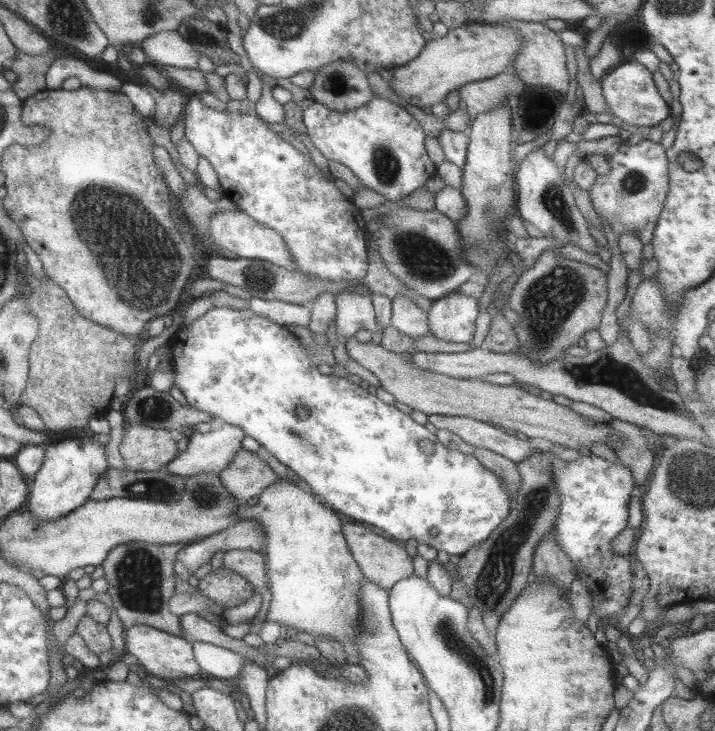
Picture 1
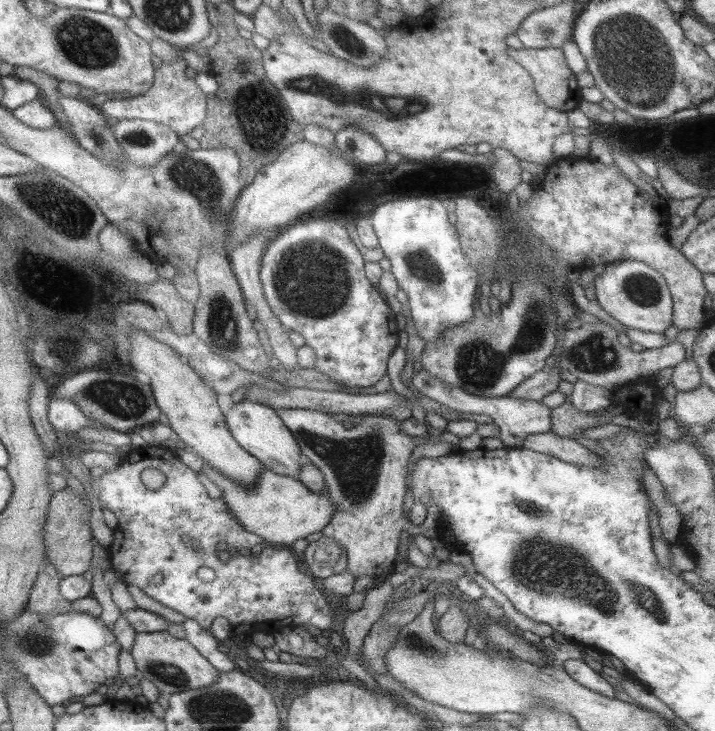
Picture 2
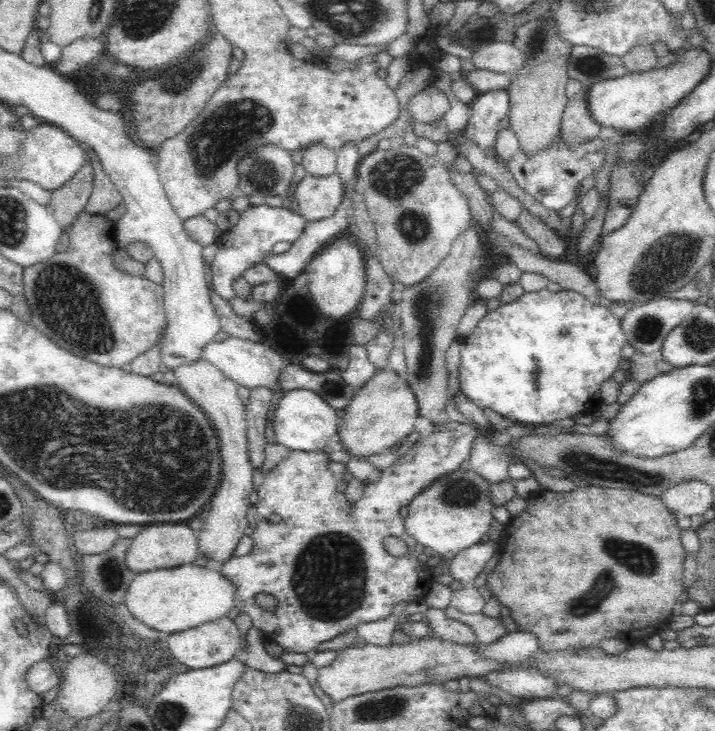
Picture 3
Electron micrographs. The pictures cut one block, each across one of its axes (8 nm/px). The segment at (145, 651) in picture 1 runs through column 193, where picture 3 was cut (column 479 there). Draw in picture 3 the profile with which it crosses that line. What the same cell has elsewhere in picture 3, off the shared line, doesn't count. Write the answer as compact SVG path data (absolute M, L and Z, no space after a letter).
M420 638L410 644L392 644L392 646L374 646L367 644L361 648L347 647L338 650L336 660L319 668L317 683L322 692L337 703L350 696L376 692L393 686L418 686L422 683L445 683L447 680L462 676L484 678L491 670L509 667L512 664L489 662L475 654L473 644L456 644L439 638Z

